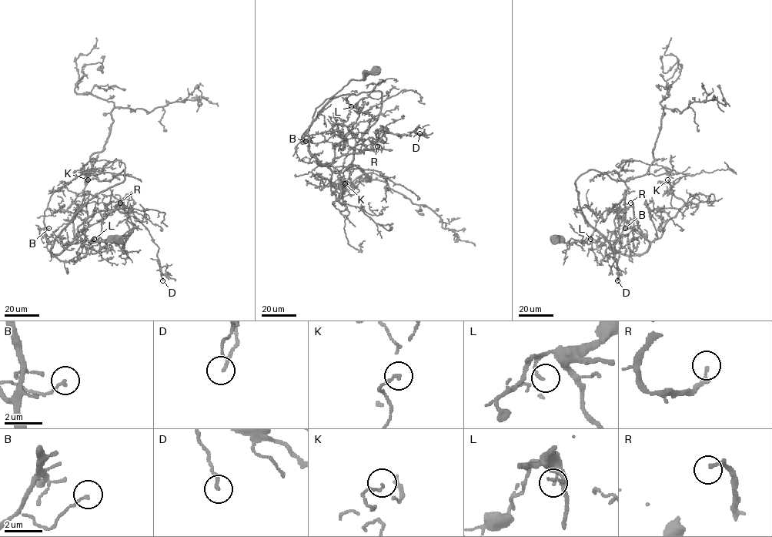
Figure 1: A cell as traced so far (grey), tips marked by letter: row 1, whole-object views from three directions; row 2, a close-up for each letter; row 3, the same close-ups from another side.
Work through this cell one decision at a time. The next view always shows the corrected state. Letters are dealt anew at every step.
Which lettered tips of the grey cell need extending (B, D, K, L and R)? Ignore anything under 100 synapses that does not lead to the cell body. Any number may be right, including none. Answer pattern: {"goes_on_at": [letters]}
{"goes_on_at": ["R"]}

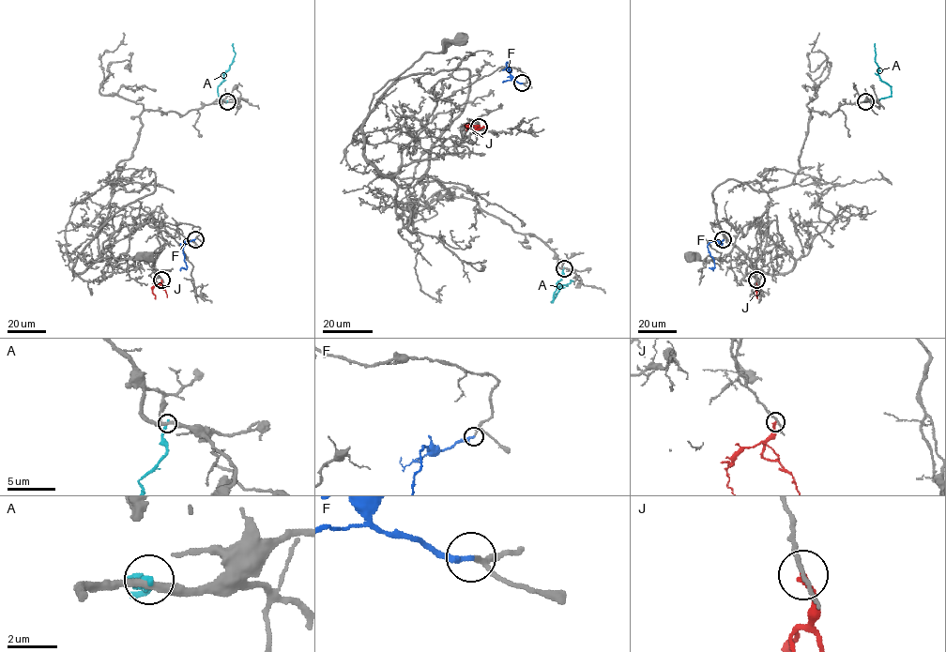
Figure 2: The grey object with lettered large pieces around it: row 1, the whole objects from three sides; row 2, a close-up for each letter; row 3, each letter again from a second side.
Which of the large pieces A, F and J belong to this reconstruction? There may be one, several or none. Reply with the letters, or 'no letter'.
F

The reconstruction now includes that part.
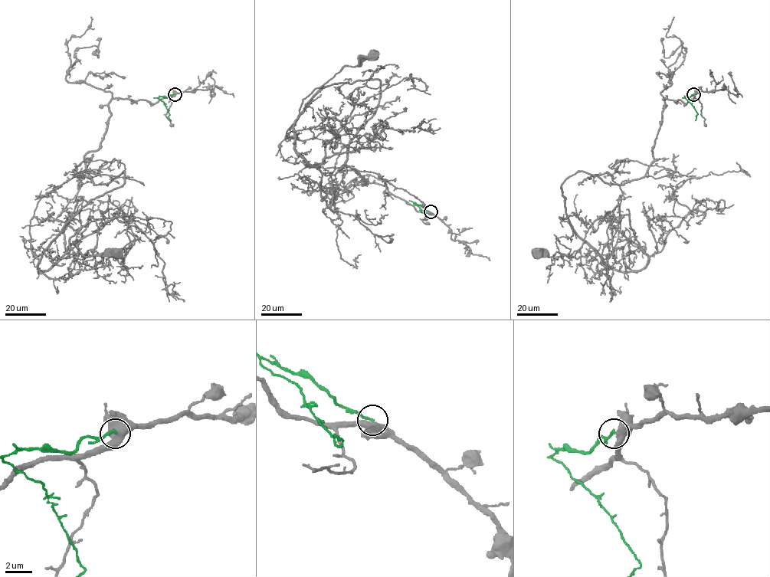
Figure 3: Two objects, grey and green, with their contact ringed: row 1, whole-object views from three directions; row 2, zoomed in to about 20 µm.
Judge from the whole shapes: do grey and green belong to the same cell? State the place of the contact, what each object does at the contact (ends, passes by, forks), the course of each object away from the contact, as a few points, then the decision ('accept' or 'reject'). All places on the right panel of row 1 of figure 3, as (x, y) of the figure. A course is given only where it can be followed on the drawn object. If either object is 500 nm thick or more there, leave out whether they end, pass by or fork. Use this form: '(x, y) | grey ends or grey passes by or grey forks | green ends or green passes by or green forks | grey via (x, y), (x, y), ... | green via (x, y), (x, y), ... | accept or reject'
(693, 94) | grey via (694, 93), (665, 98), (643, 177), (614, 184), (583, 171), (562, 183), (568, 221), (594, 250), (536, 253) | green via (693, 93), (685, 98), (698, 113), (695, 120) | reject

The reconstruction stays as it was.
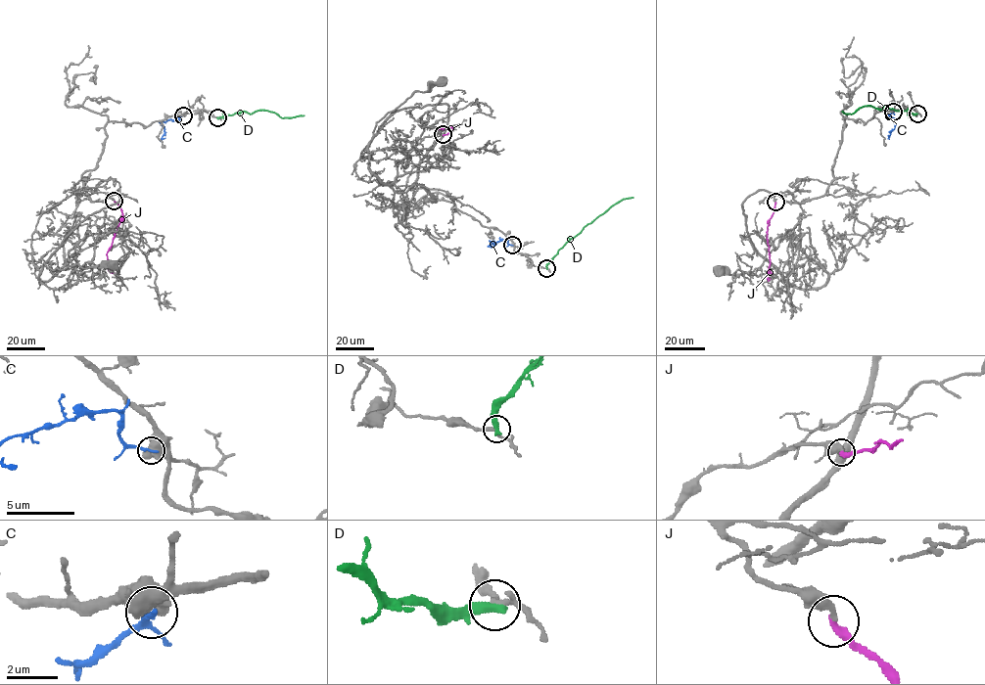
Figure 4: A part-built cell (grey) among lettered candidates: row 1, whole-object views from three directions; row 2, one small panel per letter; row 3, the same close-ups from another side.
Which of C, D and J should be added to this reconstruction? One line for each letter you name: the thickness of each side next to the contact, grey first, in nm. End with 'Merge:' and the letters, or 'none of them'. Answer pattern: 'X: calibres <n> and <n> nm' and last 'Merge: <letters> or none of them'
J: calibres 360 and 360 nm
Merge: J

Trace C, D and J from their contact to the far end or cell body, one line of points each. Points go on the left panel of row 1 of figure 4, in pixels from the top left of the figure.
C: (183, 115), (161, 122), (164, 133), (161, 139), (165, 137)
D: (217, 117), (257, 111), (273, 112), (282, 117), (304, 115)
J: (114, 200), (122, 213), (107, 252), (109, 270), (115, 275)

